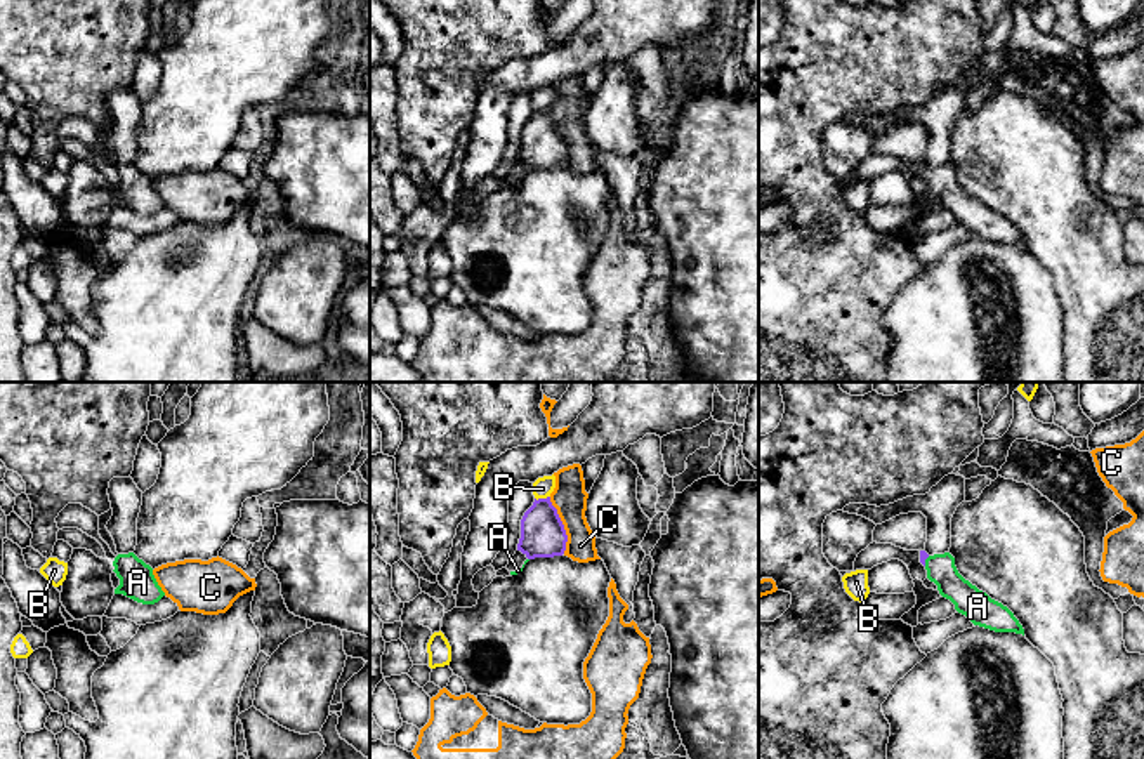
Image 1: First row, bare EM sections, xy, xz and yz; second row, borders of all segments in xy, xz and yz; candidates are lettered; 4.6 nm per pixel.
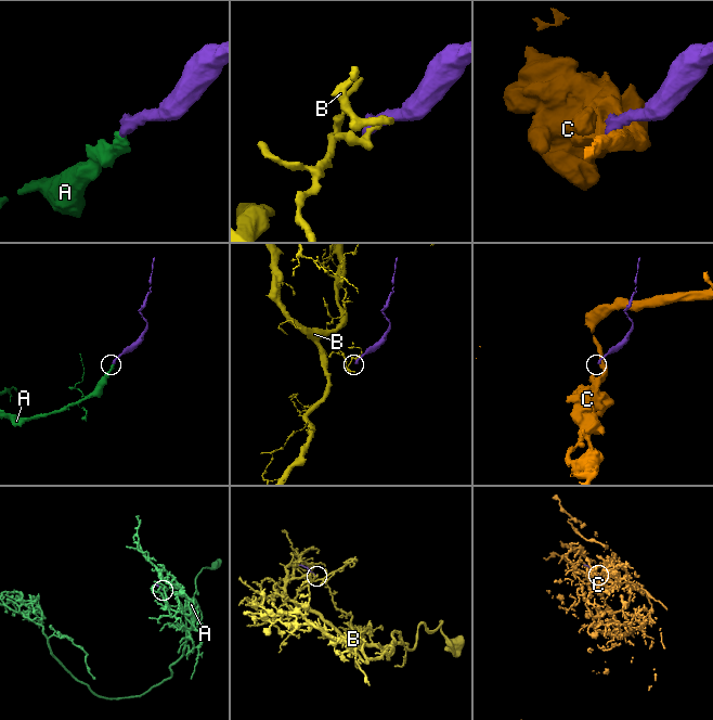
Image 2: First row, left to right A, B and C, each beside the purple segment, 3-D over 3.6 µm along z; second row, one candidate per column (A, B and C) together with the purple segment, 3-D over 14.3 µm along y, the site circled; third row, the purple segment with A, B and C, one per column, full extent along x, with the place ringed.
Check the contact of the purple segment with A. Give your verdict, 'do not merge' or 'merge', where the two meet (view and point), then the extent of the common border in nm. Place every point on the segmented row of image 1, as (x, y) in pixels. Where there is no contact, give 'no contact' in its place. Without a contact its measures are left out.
merge | yz (924, 561) | 50 nm

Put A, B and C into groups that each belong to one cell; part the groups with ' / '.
A / B / C

